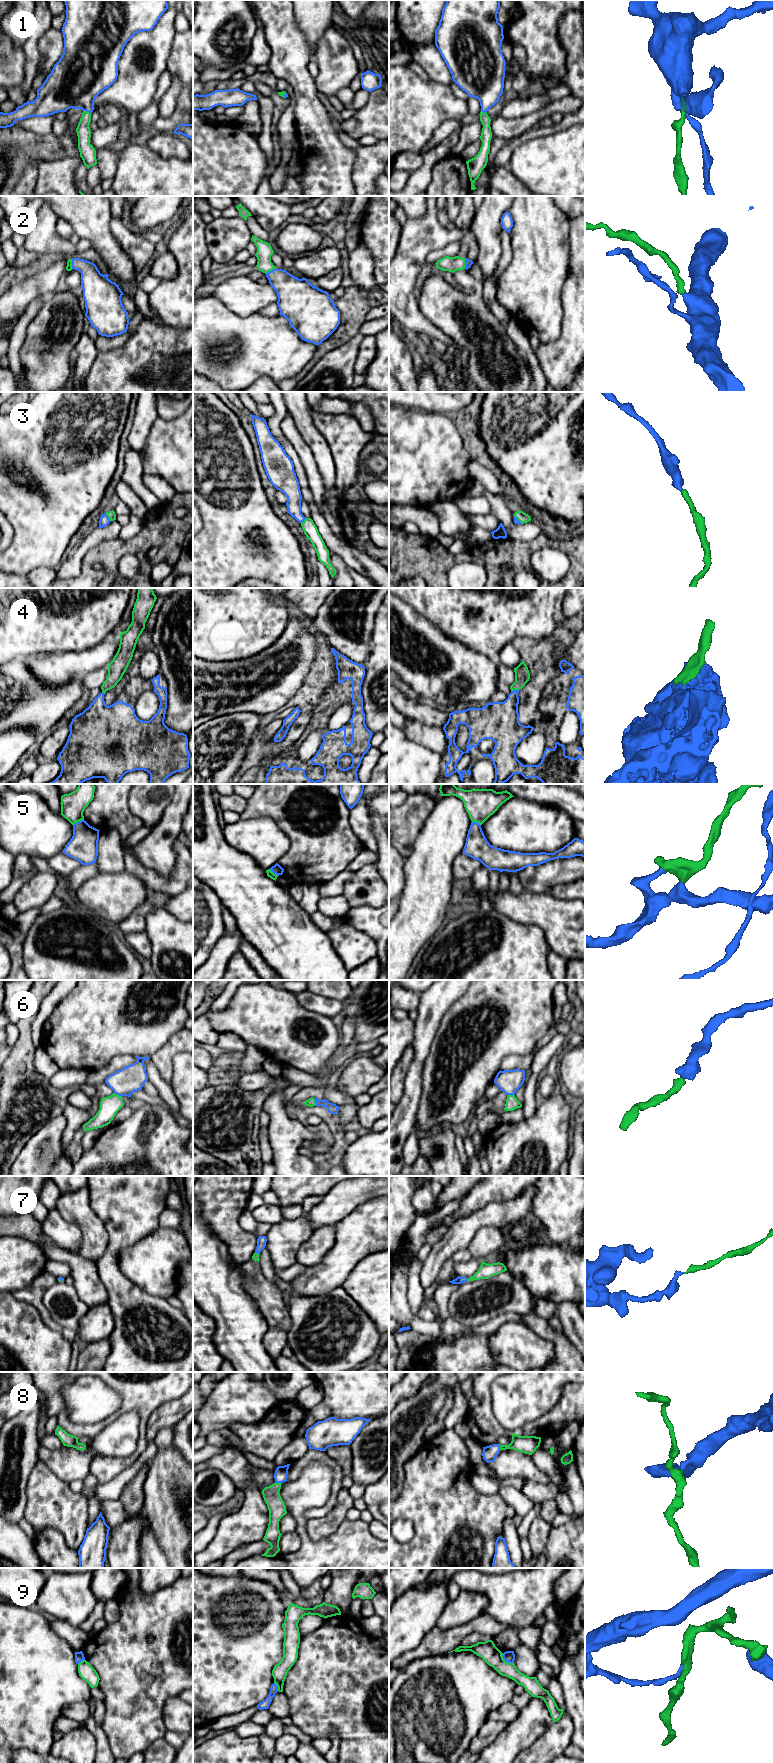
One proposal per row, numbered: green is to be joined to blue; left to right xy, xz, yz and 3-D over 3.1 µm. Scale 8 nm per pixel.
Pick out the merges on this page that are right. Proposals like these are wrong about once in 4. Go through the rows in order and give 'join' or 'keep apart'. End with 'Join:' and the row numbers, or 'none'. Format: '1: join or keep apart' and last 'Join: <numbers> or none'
1: join
2: join
3: join
4: join
5: keep apart
6: join
7: join
8: join
9: keep apart
Join: 1, 2, 3, 4, 6, 7, 8

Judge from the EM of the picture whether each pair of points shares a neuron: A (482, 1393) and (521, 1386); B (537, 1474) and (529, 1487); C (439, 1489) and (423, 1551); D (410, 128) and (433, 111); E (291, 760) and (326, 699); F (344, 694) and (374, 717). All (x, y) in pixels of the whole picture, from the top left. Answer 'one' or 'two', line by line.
A: two
B: two
C: one
D: one
E: one
F: two

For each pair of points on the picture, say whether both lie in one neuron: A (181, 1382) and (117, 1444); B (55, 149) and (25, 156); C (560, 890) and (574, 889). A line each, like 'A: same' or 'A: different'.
A: different
B: same
C: same

